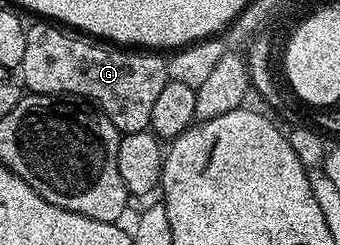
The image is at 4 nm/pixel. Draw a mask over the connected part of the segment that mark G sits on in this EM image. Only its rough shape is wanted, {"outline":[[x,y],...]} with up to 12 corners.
{"outline":[[30,24],[29,93],[92,103],[146,132],[170,81],[157,51]]}

